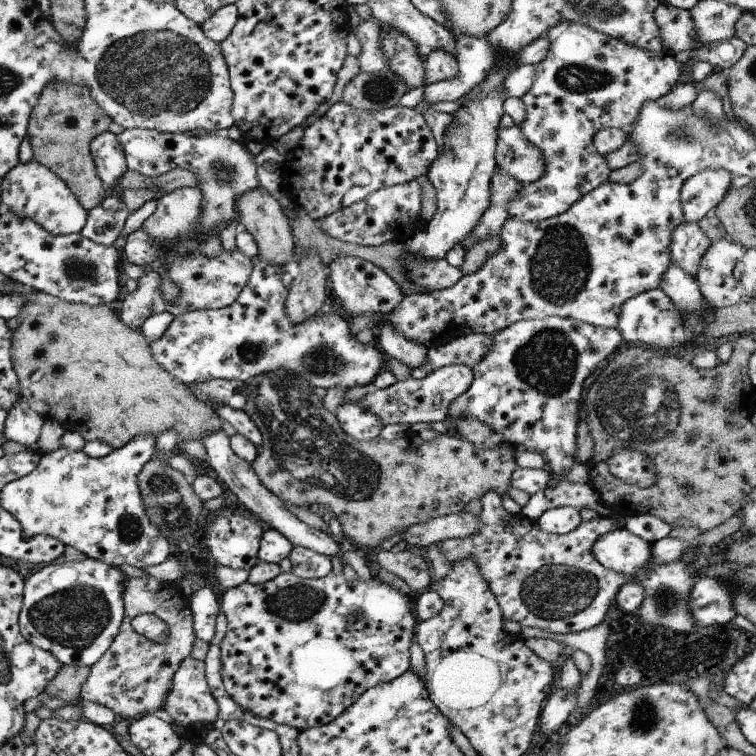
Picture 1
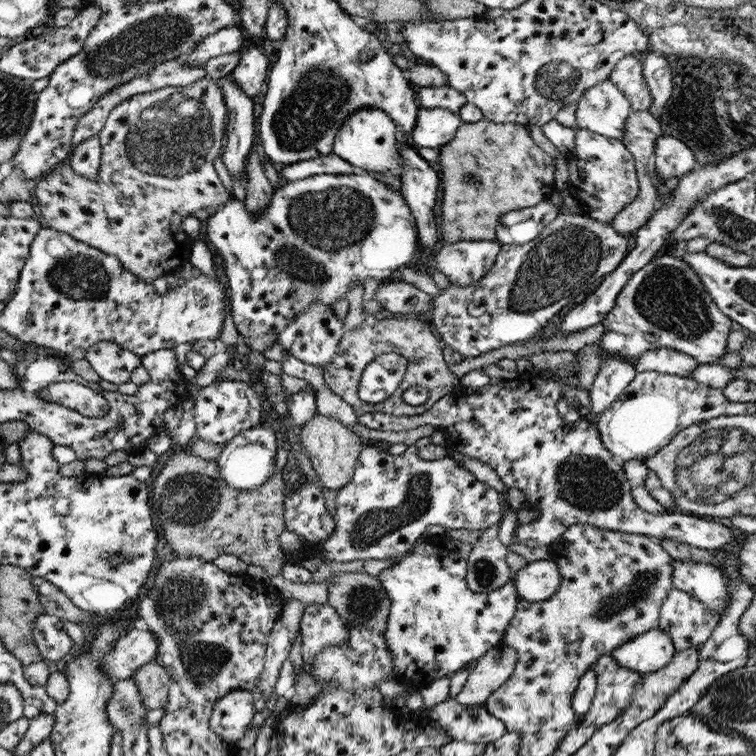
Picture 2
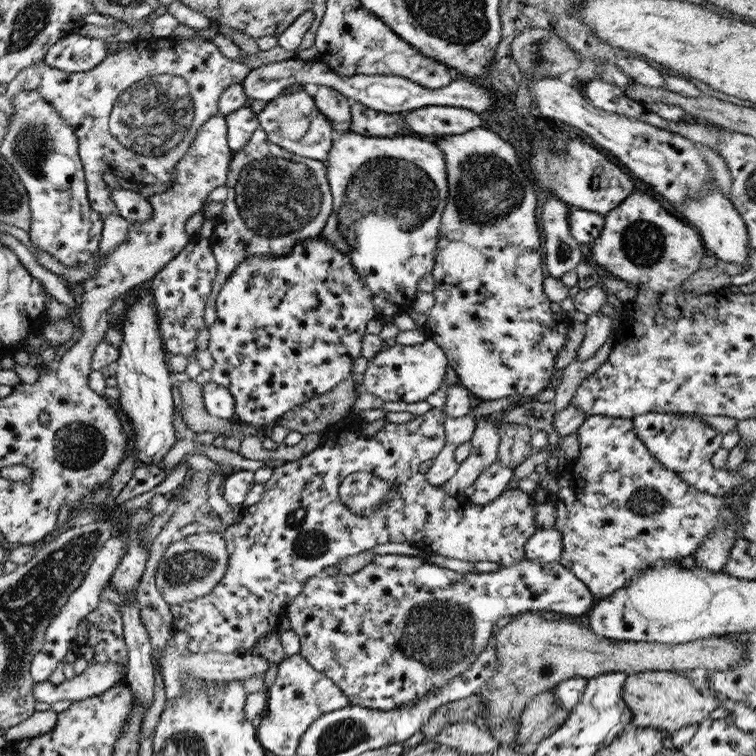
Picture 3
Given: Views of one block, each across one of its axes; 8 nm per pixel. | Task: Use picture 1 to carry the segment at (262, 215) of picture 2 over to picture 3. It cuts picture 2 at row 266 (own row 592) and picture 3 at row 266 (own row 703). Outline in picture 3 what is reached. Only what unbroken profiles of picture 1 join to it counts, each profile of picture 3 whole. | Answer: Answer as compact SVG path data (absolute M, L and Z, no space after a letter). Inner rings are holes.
M315 235L309 239L303 239L295 244L289 253L285 255L249 255L243 261L237 263L237 268L229 274L227 281L221 285L215 299L215 321L208 326L208 346L213 365L209 370L211 382L216 386L226 388L234 401L234 418L236 422L254 425L259 429L267 429L276 422L283 414L291 411L295 406L324 394L337 386L341 380L350 376L350 365L360 356L361 340L366 334L365 324L375 319L373 309L373 293L363 285L359 273L353 269L349 255L343 254L331 241L323 239L321 235Z

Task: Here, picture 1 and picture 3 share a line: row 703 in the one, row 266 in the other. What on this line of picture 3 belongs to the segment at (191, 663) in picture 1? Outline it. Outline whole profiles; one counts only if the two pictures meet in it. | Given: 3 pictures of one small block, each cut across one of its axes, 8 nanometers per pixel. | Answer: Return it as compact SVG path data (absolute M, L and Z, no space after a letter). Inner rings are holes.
M203 238L177 253L147 284L153 294L153 304L159 318L159 333L163 350L169 355L189 356L195 350L197 334L204 330L205 301L211 290L211 279L216 273L216 262L209 248L209 241Z

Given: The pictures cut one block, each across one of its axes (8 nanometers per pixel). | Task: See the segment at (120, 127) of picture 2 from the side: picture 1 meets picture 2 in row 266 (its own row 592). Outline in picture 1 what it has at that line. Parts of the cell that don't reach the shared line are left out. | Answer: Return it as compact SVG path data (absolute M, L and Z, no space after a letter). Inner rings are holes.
M151 577L148 580L144 578L125 578L124 580L124 591L123 593L123 604L124 604L124 612L122 614L122 621L120 622L120 627L118 633L115 635L115 638L111 641L109 648L105 650L105 652L101 655L101 658L94 662L89 669L89 674L85 679L85 682L81 685L80 688L80 696L79 699L89 700L89 702L97 703L98 705L104 706L106 709L111 710L115 716L120 716L122 719L126 720L134 720L139 716L147 714L149 712L153 713L157 709L162 709L164 700L166 698L166 694L168 690L171 688L171 679L173 673L176 671L176 668L179 666L179 663L184 660L186 656L190 656L190 650L192 649L194 640L196 636L194 635L194 630L192 629L192 616L189 608L189 601L181 594L176 584L161 582L160 580L155 579L155 577ZM148 614L156 616L158 619L161 619L166 624L166 634L161 638L161 640L149 640L145 637L142 637L140 634L137 634L130 625L130 622L133 620L133 617Z

